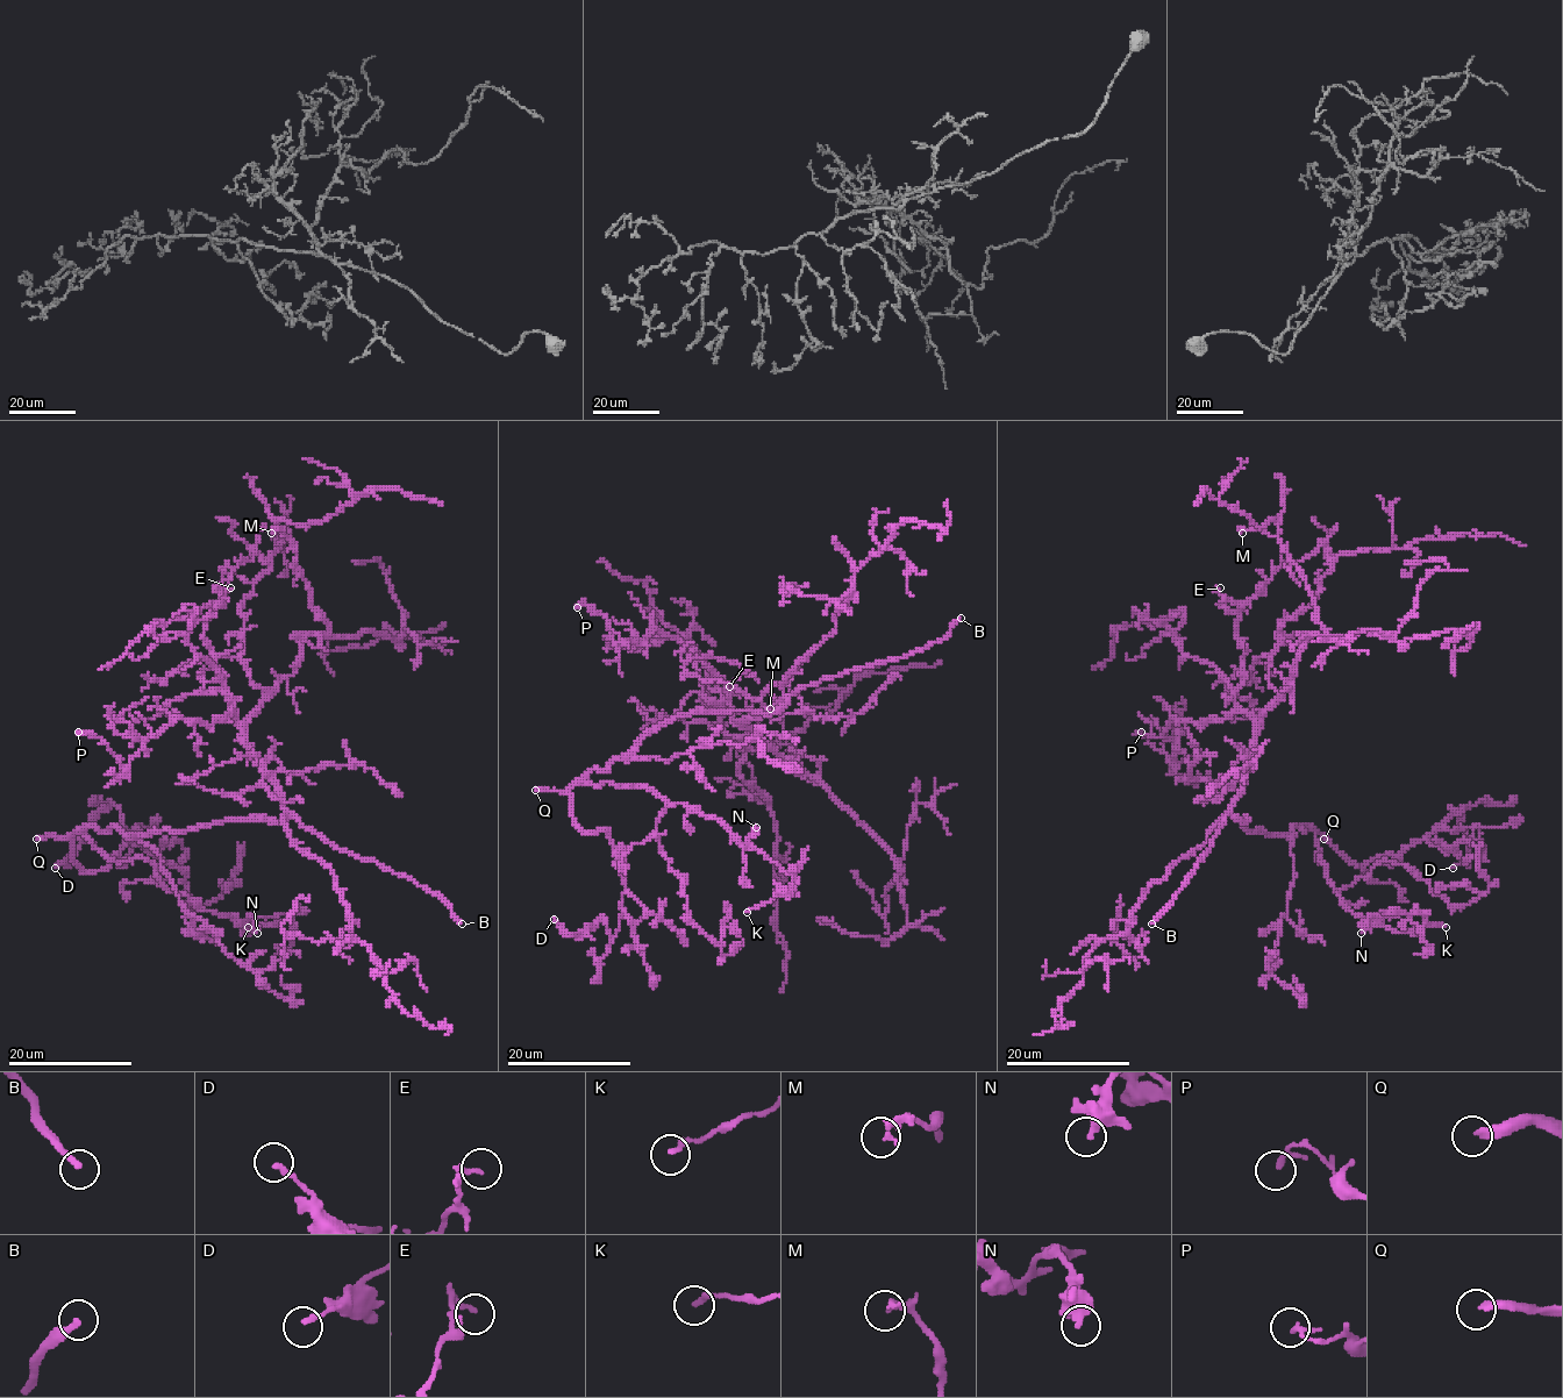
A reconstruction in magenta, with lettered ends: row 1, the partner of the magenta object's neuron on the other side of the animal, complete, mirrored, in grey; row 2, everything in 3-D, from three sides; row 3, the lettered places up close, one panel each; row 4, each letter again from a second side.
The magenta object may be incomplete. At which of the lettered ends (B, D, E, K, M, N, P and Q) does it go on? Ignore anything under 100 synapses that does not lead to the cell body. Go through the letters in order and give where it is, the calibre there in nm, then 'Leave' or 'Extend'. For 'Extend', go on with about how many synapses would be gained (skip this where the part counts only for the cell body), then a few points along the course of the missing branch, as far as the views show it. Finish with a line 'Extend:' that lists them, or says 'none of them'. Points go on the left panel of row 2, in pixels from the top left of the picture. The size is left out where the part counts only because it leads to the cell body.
B: Place: (462, 924). Thickness 240 nm. Extend
D: Place: (55, 868). Thickness 200 nm. Leave
E: Place: (230, 587). Thickness 160 nm. Leave
K: Place: (248, 927). Thickness 190 nm. Leave
M: Place: (271, 533). Thickness 220 nm. Leave
N: Place: (257, 933). Thickness 320 nm. Leave
P: Place: (78, 732). Thickness 130 nm. Leave
Q: Place: (36, 839). Thickness 280 nm. Extend. Roughly 600 synapses
Extend: B, Q

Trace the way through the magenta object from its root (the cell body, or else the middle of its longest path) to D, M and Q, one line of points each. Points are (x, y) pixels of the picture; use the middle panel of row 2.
D: (784, 704), (678, 714), (587, 772), (570, 814), (609, 833), (620, 928), (569, 934), (554, 919)
M: (784, 704), (784, 699), (743, 724), (829, 791), (797, 763), (794, 751), (785, 742), (783, 715), (770, 708)
Q: (784, 704), (776, 713), (678, 714), (658, 724), (605, 770), (584, 772), (563, 791), (535, 790)

